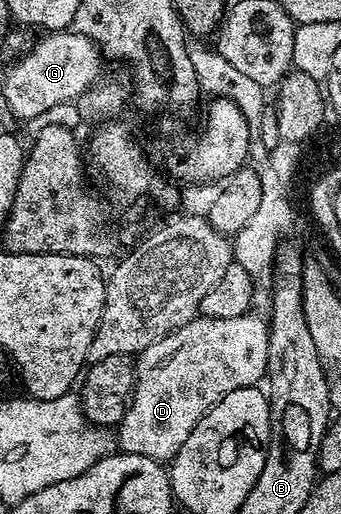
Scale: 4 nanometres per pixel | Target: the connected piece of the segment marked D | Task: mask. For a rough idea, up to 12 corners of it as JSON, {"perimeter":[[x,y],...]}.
{"perimeter":[[196,316],[138,352],[117,443],[171,460],[256,386],[269,328]]}

